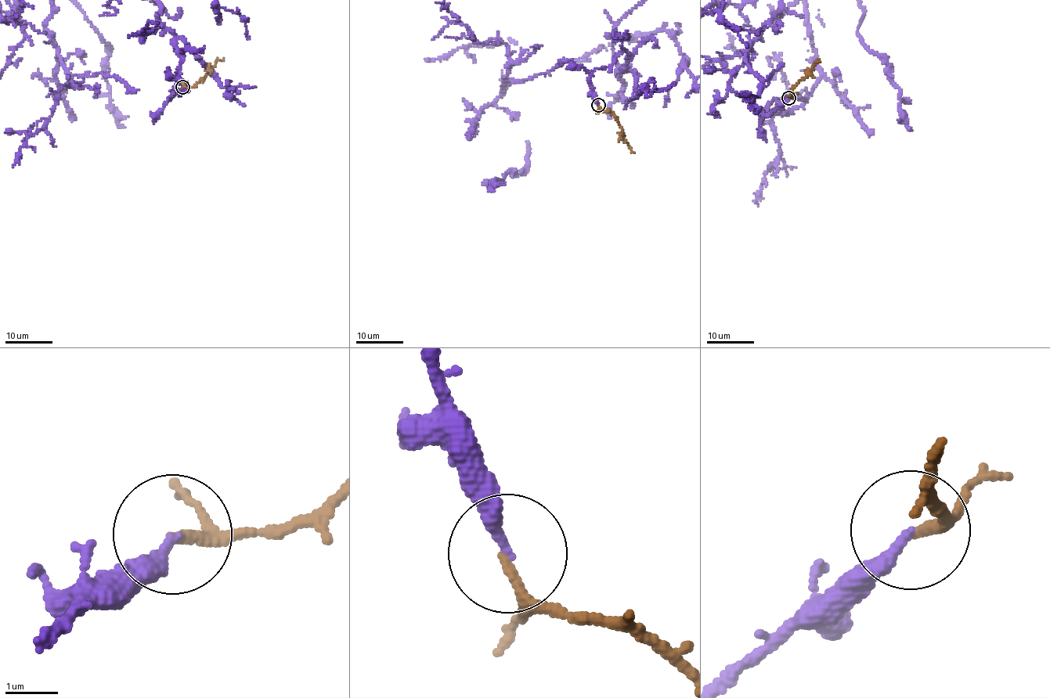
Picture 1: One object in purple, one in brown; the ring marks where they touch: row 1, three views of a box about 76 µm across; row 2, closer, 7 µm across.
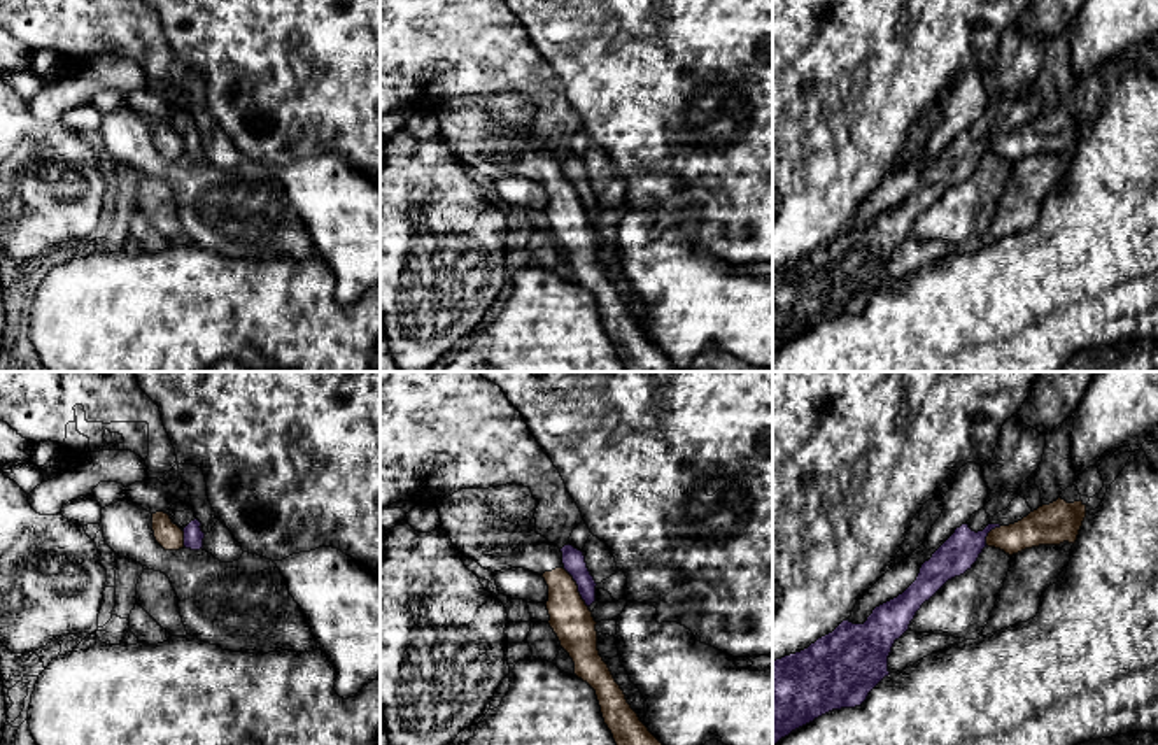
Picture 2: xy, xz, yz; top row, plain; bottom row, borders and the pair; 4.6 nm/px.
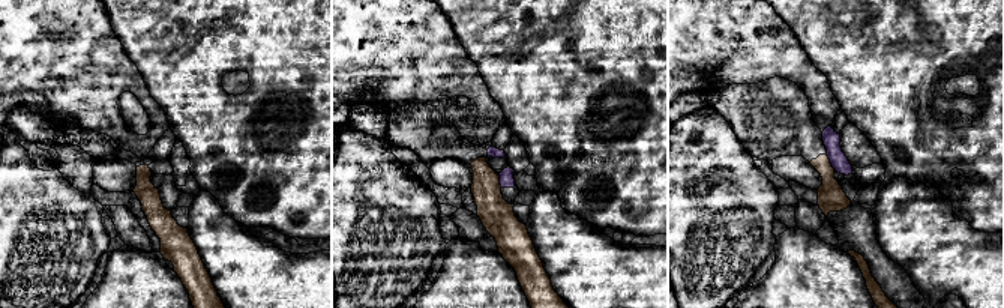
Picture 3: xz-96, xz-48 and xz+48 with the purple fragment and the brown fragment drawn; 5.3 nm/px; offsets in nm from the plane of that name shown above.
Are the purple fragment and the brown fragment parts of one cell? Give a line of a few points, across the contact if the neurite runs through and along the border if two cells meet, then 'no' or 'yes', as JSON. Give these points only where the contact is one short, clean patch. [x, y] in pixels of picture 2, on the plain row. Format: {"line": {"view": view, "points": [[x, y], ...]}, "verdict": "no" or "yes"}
{"line": {"view": "xz", "points": [[563, 176], [575, 190], [587, 214]]}, "verdict": "no"}

